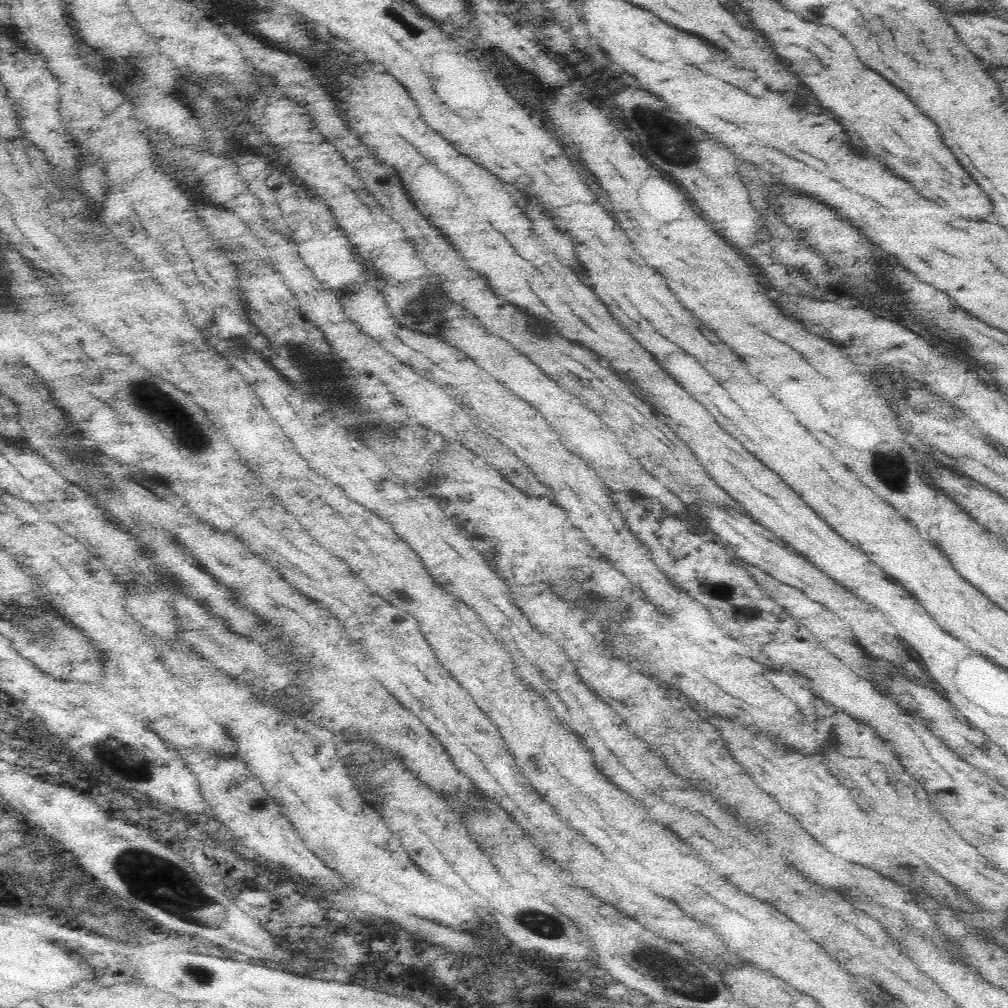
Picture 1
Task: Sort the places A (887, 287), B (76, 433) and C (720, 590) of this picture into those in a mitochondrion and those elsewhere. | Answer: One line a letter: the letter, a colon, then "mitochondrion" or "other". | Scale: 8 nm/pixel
A: other
B: other
C: mitochondrion

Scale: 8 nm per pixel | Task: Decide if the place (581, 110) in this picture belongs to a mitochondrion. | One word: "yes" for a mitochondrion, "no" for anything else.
no

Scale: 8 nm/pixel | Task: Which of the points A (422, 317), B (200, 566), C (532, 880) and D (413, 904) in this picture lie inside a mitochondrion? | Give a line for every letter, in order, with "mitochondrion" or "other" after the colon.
A: mitochondrion
B: other
C: other
D: other

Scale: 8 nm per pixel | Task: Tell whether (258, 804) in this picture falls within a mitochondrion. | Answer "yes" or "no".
yes

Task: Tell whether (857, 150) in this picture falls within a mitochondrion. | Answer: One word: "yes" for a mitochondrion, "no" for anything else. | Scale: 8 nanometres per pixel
no

